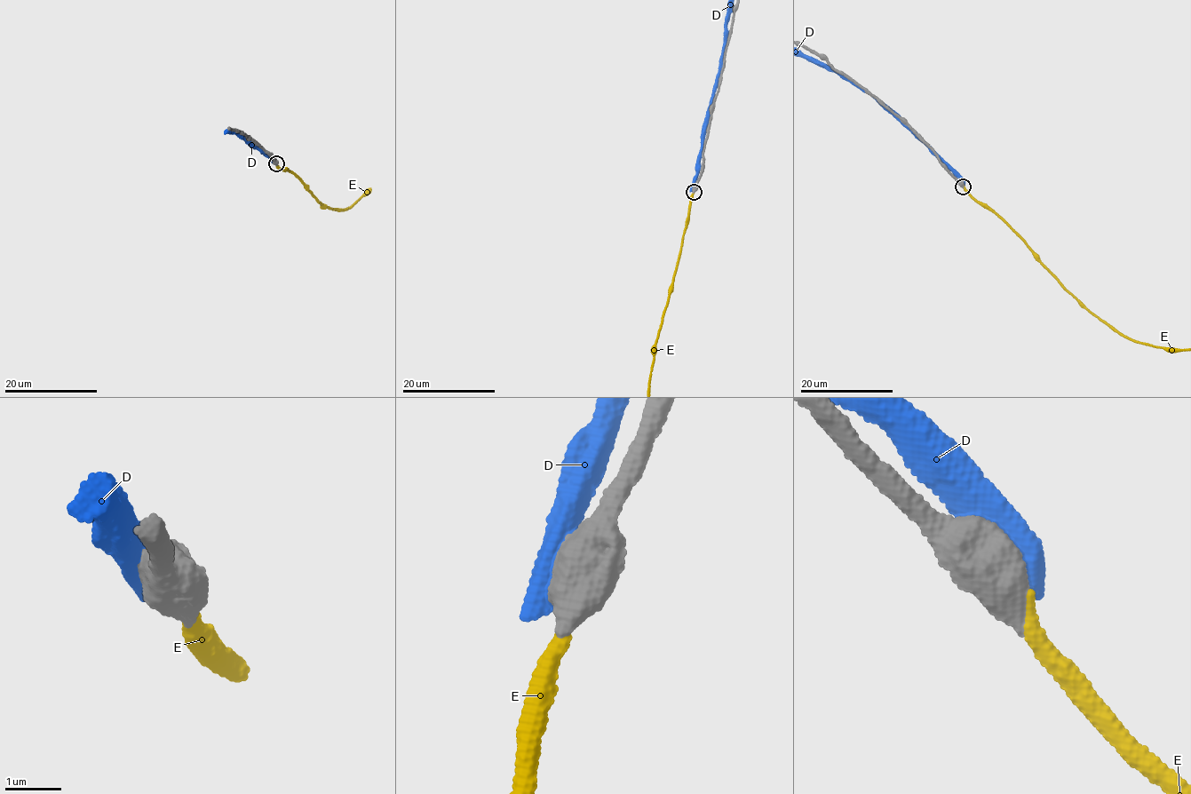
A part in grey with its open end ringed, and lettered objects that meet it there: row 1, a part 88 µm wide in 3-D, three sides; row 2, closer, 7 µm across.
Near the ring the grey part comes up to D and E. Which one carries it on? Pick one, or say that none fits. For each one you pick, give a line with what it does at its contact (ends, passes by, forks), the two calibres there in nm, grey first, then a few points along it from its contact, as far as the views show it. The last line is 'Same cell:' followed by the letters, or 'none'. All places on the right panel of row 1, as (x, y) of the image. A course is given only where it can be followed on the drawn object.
E: it ends there; 600 nm thick on the grey side, 280 nm on the other; it runs (964, 186), (976, 200), (1003, 218), (1067, 290), (1099, 317), (1131, 339), (1178, 351)
Same cell: E

